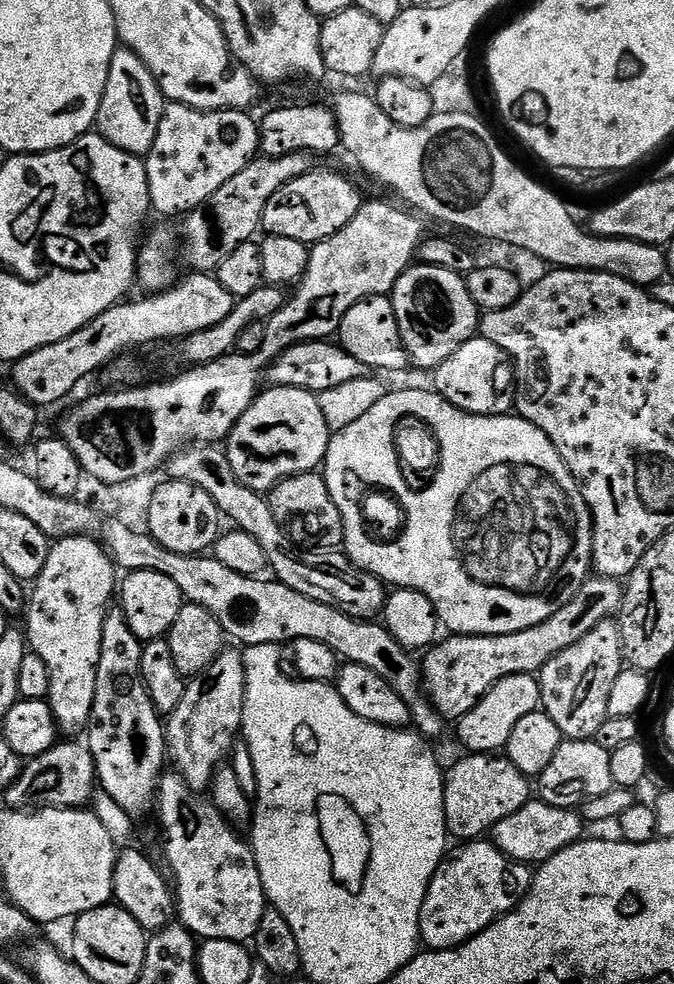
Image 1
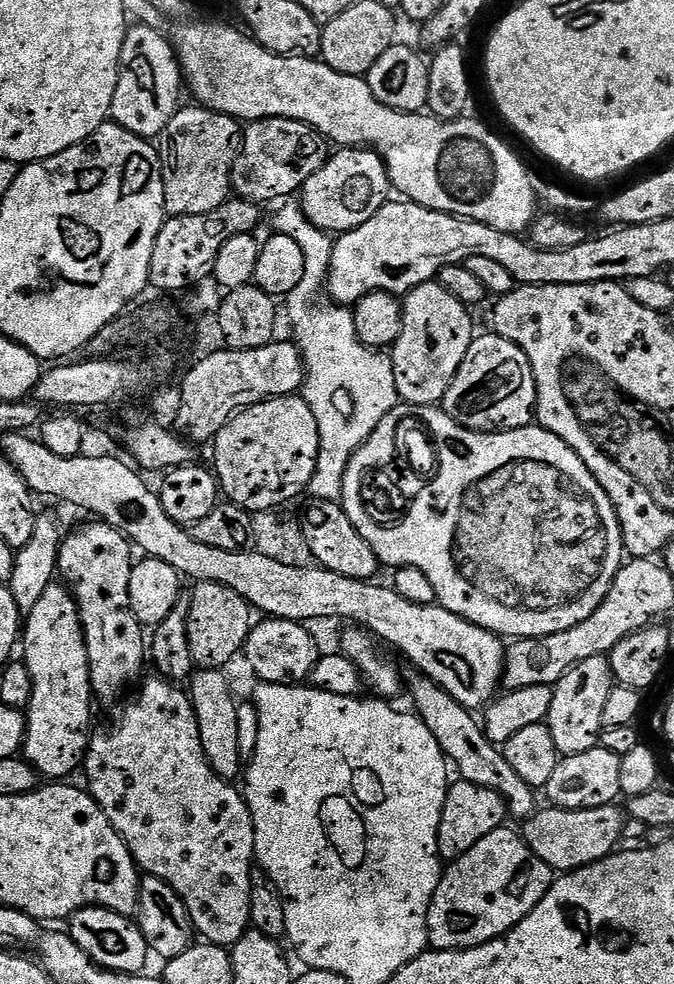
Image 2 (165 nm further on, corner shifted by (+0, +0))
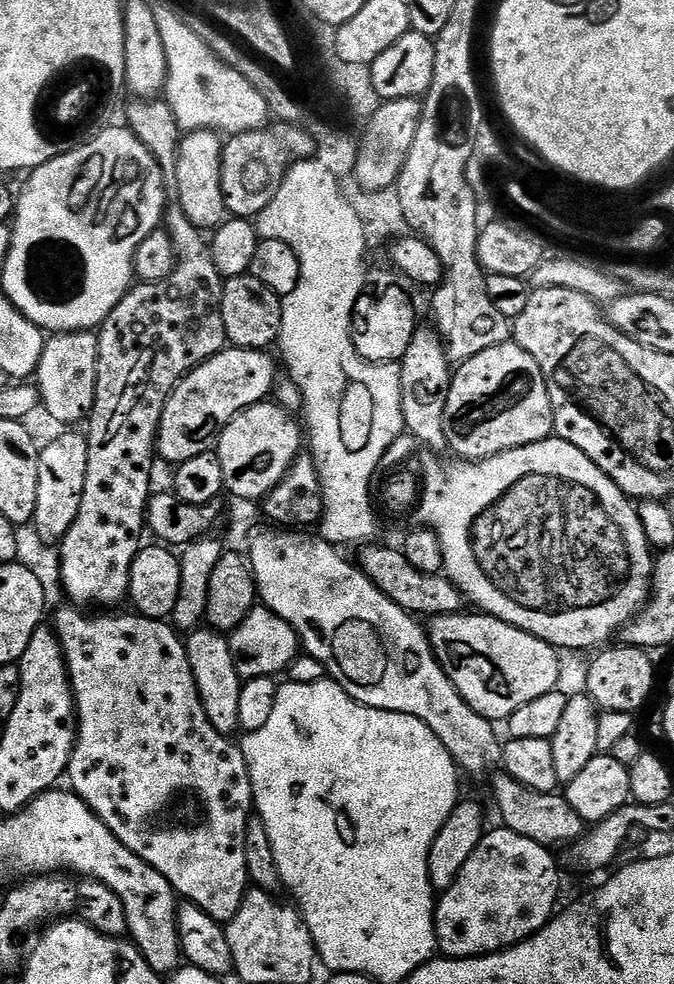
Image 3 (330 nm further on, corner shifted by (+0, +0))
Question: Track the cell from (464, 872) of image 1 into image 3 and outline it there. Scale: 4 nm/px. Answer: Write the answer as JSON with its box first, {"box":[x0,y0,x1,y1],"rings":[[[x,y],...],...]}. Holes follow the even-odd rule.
{"box":[436,826,560,958],"rings":[[[497,826],[493,832],[492,829],[485,831],[474,854],[466,858],[466,866],[462,866],[458,878],[439,897],[436,905],[436,942],[439,951],[448,958],[489,956],[491,952],[520,944],[542,930],[558,908],[556,895],[560,892],[560,872],[552,855],[543,844],[522,838],[522,834],[514,834],[514,830],[509,828]]]}

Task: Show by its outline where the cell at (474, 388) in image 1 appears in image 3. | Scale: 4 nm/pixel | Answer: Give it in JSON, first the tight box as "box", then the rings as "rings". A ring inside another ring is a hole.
{"box":[444,342,553,461],"rings":[[[514,342],[490,346],[490,350],[474,354],[474,358],[463,361],[453,371],[452,385],[446,398],[444,437],[448,448],[456,451],[461,461],[485,460],[506,450],[530,446],[534,442],[549,439],[553,432],[552,407],[550,394],[546,390],[546,378],[538,362],[534,362],[534,358]]]}

